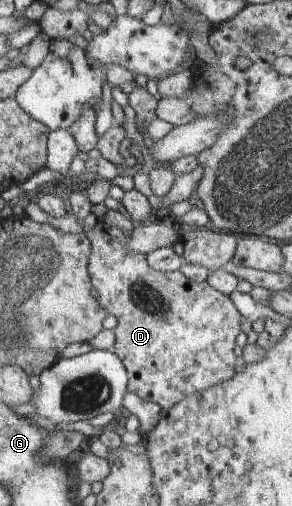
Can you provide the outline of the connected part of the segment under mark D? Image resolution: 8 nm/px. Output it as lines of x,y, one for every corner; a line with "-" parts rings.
99,219
97,224
86,233
93,247
93,253
89,260
89,273
90,276
93,277
93,287
98,292
99,302
109,314
113,315
118,320
118,324
114,329
115,335
117,336
114,351
122,359
122,362
125,362
129,370
130,391
139,394
143,399
161,404
164,412
167,412
173,406
176,406
183,398
191,394
196,394
197,392
202,392
221,382
226,382
234,378
235,374
238,374
238,356
241,354
241,350
238,347
238,334
240,334
240,330
242,330
242,328
240,328
240,326
242,326
242,314
240,314
240,310
238,310
238,307
234,304
233,299
229,295
216,290
207,280
199,283
189,279
181,270
174,272
157,271
154,267
150,266
147,254
140,254
138,251
129,247
128,233
115,225
107,225
102,219

